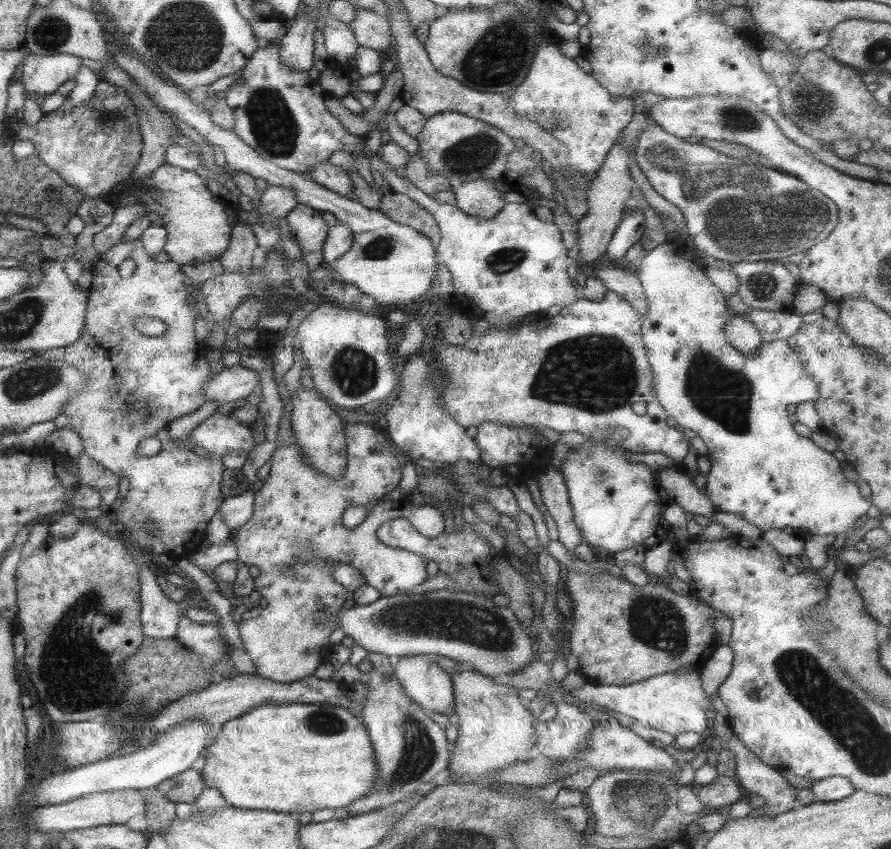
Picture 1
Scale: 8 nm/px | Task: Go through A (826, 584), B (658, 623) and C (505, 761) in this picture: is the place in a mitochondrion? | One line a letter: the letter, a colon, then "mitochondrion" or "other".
A: other
B: mitochondrion
C: other

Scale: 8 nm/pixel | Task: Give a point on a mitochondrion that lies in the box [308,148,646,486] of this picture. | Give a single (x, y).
(595, 374)

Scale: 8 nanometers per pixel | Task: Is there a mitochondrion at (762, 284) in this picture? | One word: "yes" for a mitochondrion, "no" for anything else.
yes

